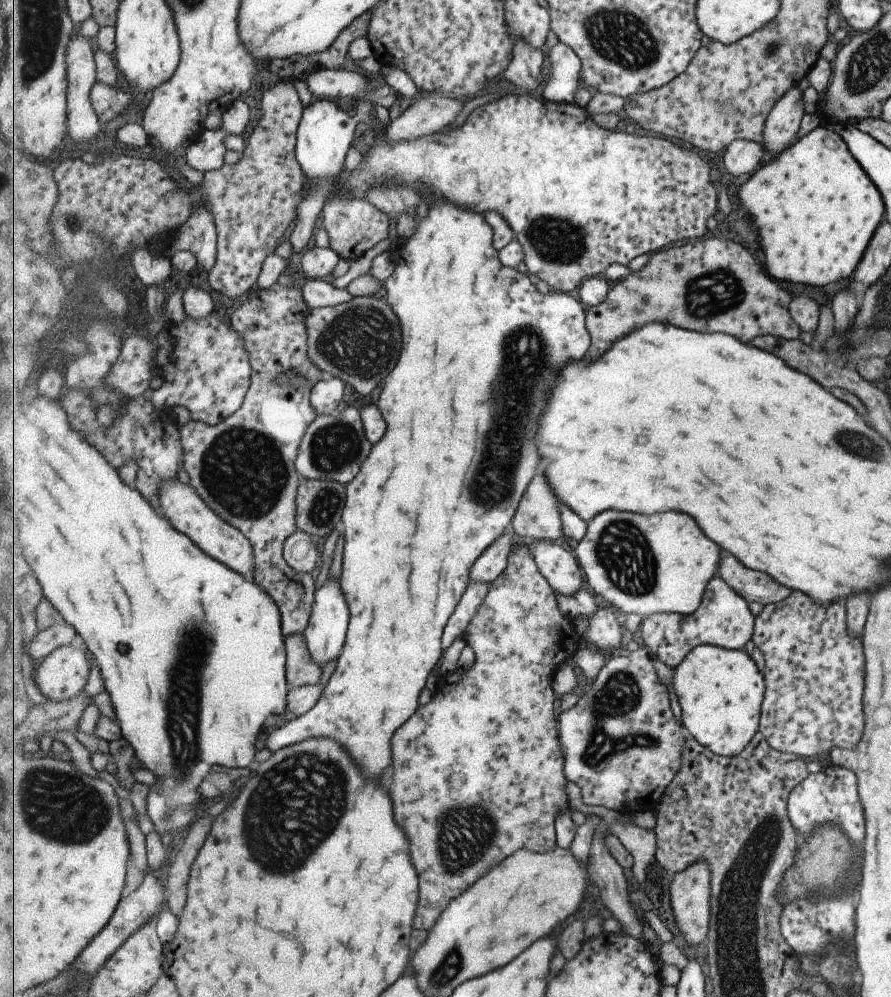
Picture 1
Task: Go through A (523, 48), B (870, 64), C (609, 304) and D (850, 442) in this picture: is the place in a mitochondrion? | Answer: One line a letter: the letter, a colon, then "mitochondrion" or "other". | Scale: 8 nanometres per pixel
A: other
B: mitochondrion
C: other
D: mitochondrion

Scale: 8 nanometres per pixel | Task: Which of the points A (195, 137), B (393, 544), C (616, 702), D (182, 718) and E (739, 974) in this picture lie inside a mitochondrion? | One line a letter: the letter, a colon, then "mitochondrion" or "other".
A: other
B: other
C: mitochondrion
D: mitochondrion
E: mitochondrion

